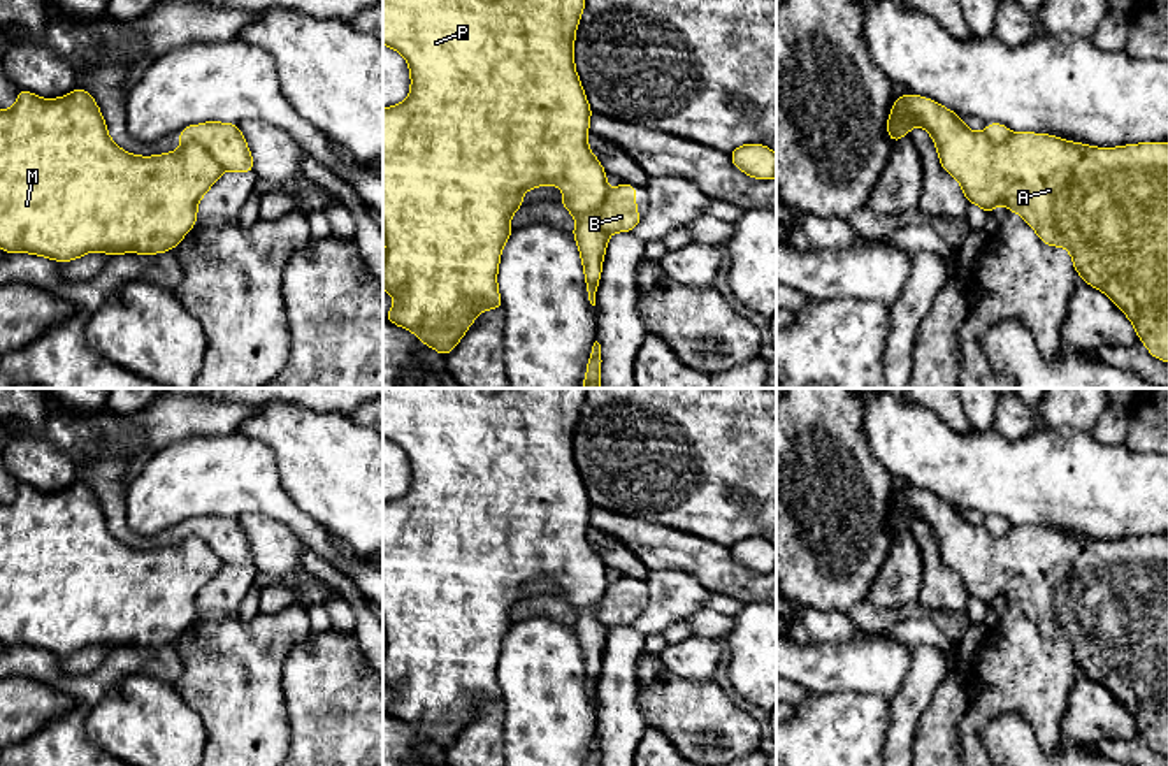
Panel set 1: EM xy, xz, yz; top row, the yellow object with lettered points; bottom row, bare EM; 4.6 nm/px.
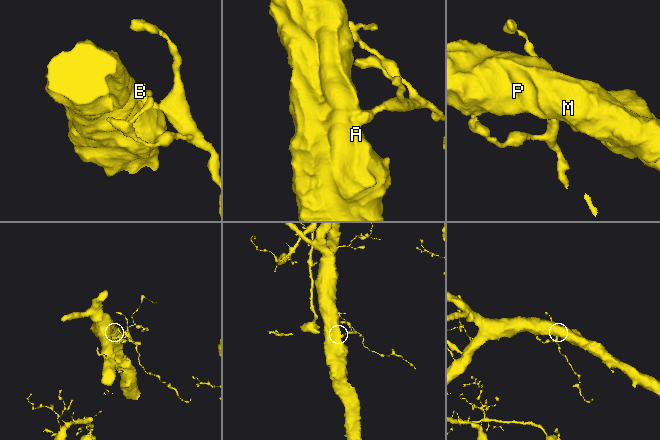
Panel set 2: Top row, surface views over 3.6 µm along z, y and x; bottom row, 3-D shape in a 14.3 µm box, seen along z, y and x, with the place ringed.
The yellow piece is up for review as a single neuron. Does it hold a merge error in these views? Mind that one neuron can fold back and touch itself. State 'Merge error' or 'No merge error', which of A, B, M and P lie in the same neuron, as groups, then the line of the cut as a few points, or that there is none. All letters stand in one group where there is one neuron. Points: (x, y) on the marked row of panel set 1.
Merge error. Groups: A M P / B. Split along xz (608, 190), (601, 208), (592, 216), (606, 234)

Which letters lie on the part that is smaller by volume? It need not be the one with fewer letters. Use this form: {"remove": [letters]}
{"remove": ["B"]}

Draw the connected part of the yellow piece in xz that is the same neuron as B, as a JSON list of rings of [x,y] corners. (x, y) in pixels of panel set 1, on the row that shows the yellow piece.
[[[622,183],[608,192],[601,209],[592,218],[608,235],[613,232],[631,232],[643,220],[636,213],[636,186]]]

